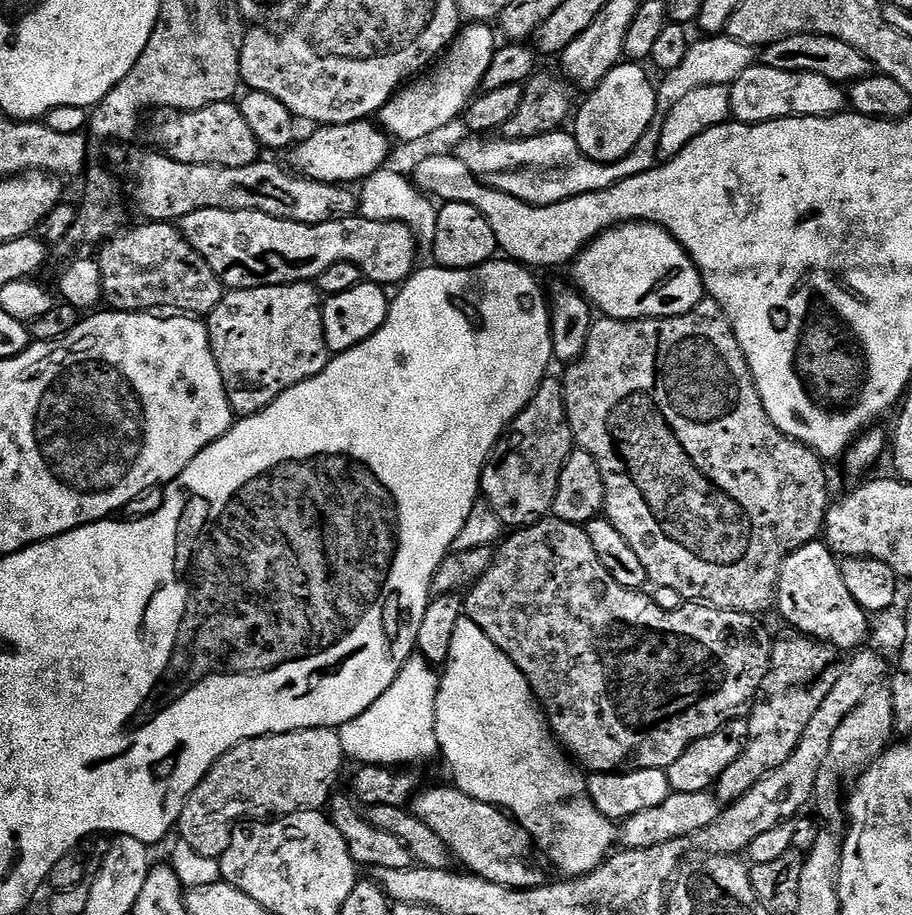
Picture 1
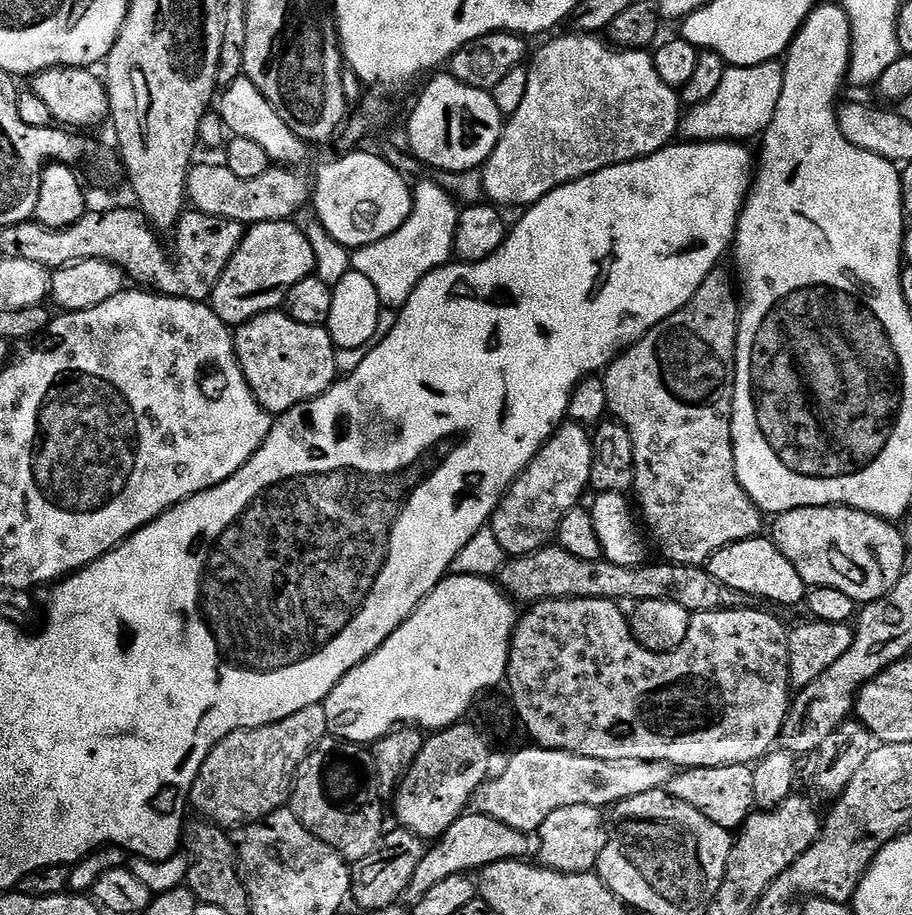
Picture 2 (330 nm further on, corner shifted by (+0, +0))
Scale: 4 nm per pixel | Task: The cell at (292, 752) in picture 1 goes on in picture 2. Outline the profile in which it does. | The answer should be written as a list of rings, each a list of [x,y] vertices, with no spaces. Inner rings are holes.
[[[323,704],[306,706],[306,710],[298,710],[298,714],[290,714],[290,718],[282,718],[273,724],[261,728],[247,728],[241,732],[231,732],[202,762],[198,770],[198,778],[192,787],[191,807],[197,808],[203,819],[220,825],[225,830],[239,829],[241,826],[256,824],[265,820],[271,812],[279,812],[289,803],[292,785],[296,778],[298,766],[316,749],[317,744],[329,735],[326,722],[326,710]]]

